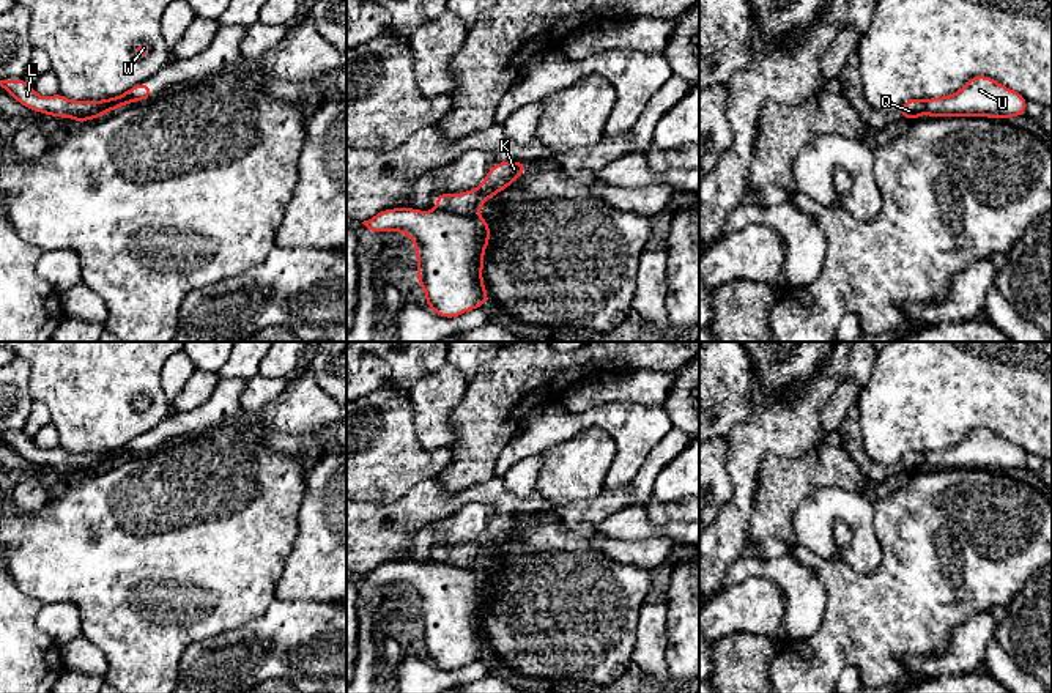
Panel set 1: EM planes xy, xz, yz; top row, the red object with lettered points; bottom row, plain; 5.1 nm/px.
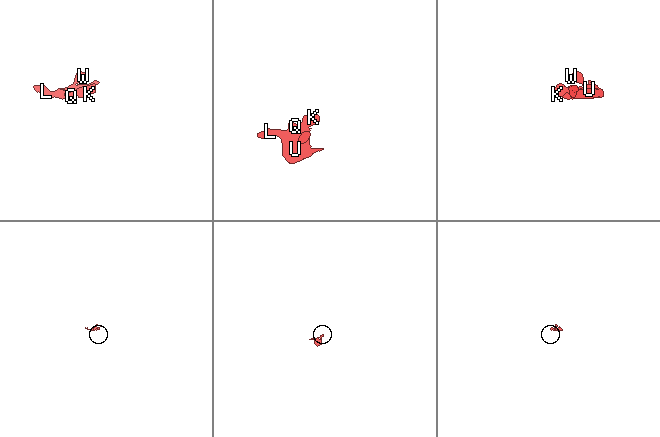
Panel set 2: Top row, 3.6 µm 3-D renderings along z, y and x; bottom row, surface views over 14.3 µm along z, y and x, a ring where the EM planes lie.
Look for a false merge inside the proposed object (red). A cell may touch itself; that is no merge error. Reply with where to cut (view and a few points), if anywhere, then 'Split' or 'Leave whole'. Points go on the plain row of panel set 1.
Split along xz (437, 561), (463, 567), (476, 566). Split

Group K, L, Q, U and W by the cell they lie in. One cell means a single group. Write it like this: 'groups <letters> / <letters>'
groups K Q / L U W

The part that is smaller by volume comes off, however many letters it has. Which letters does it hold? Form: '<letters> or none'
K, Q

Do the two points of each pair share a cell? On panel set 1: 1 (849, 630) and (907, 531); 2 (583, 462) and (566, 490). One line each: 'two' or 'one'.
1: one
2: one

